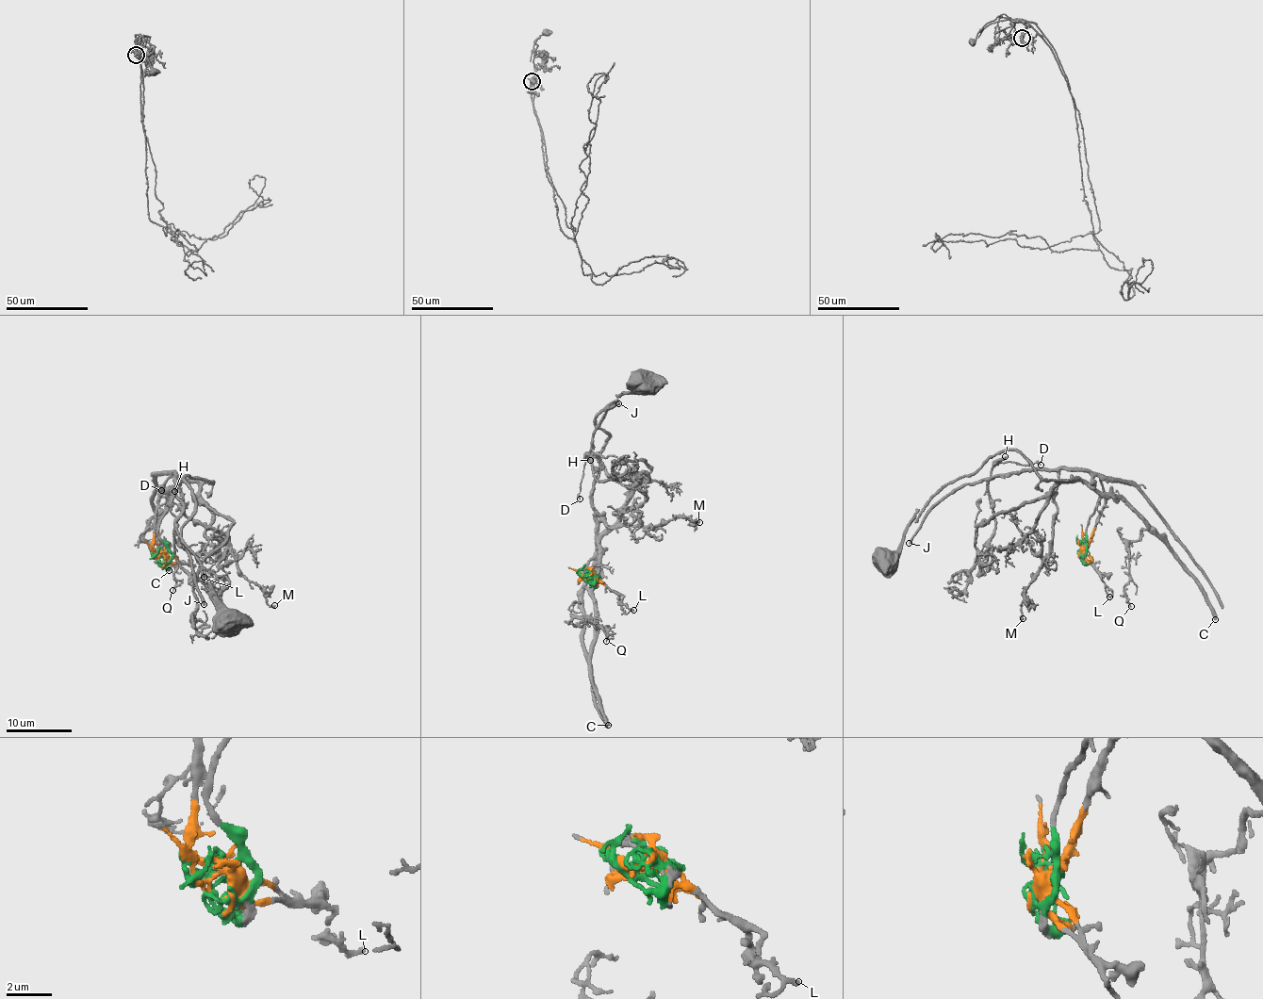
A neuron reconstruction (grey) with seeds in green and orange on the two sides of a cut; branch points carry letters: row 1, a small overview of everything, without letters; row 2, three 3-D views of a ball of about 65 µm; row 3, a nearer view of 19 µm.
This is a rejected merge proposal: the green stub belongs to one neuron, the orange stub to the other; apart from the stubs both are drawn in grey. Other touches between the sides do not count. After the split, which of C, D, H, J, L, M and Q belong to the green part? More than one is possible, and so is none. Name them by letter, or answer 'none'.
C, Q

